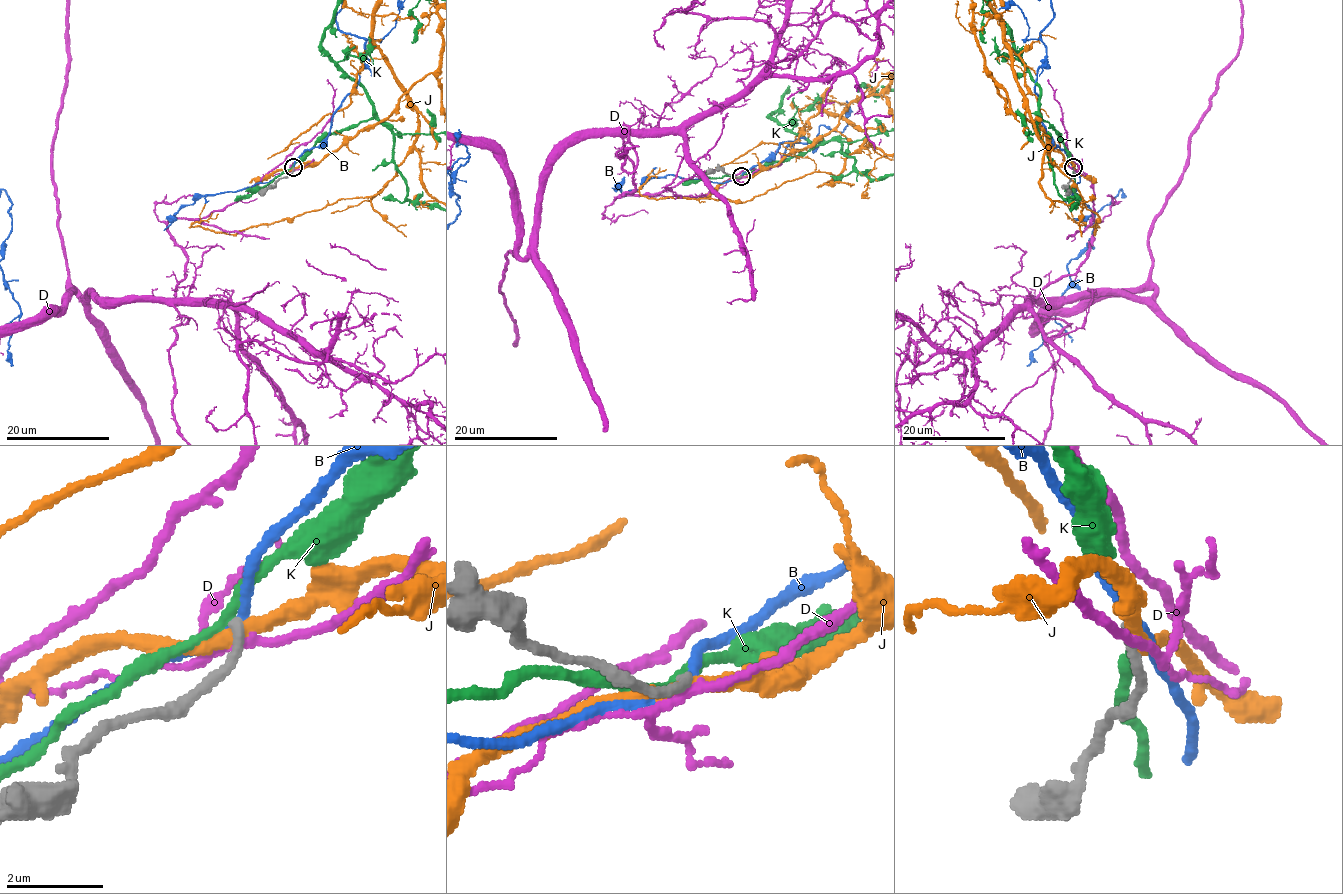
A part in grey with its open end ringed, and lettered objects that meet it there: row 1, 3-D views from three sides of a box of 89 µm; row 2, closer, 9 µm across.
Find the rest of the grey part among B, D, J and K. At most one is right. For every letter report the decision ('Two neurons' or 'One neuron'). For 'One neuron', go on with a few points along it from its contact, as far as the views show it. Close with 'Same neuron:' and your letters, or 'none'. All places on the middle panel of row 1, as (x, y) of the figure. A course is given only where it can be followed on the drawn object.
B: Two neurons
D: Two neurons
J: Two neurons
K: Two neurons
Same neuron: none

